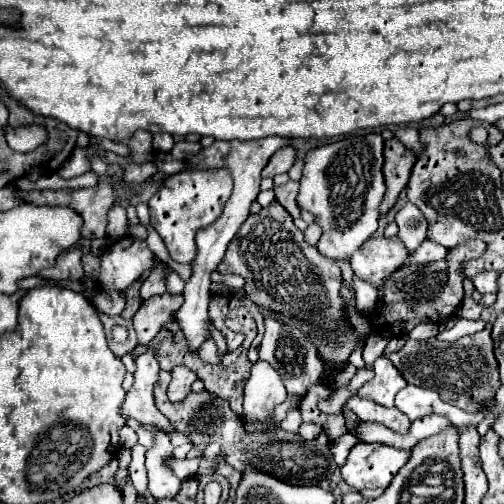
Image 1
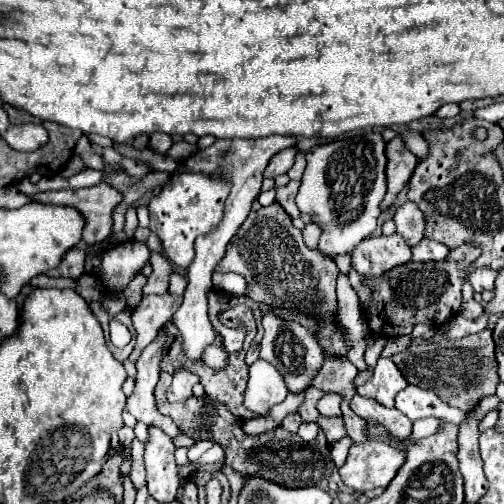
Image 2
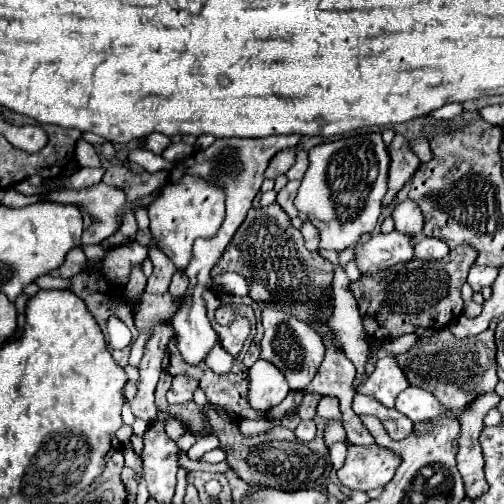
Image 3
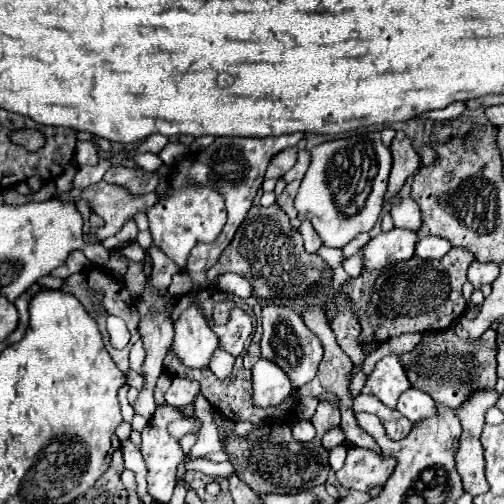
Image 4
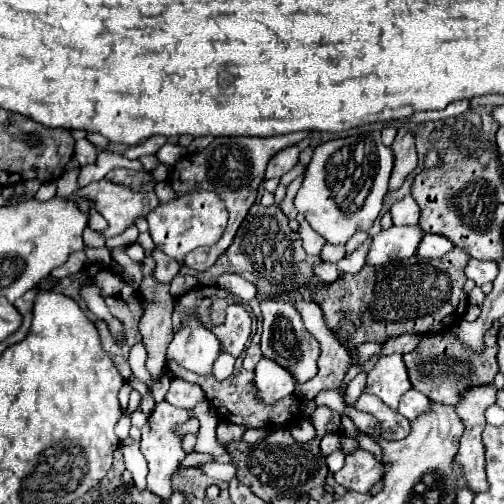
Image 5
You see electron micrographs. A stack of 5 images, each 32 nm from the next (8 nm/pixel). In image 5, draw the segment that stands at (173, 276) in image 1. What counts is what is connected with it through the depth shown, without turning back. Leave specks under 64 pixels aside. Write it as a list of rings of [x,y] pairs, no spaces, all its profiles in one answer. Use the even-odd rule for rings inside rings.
[[[175,276],[170,284],[170,293],[174,298],[178,298],[196,286],[198,286],[198,280],[194,276]]]

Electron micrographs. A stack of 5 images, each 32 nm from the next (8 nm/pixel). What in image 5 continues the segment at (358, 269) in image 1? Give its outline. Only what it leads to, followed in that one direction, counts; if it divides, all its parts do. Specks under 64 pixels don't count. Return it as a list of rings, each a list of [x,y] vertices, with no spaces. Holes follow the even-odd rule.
[[[392,226],[388,230],[380,230],[374,236],[372,248],[368,252],[368,264],[378,266],[396,258],[410,258],[416,254],[416,248],[422,240],[420,226]]]

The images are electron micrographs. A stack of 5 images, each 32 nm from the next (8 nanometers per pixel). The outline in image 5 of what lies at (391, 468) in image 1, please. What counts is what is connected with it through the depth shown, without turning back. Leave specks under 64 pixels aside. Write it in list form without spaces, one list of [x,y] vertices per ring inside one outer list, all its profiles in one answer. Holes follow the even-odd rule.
[[[356,450],[346,456],[344,468],[334,474],[334,480],[354,492],[368,492],[384,474],[384,464],[376,462],[374,456],[366,450]]]

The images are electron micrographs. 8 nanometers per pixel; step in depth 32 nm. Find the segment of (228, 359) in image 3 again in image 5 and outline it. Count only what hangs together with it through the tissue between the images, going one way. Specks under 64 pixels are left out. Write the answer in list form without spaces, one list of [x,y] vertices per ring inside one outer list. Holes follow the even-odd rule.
[[[222,352],[218,356],[218,360],[214,362],[214,376],[216,376],[216,380],[220,380],[220,382],[226,380],[228,376],[232,376],[232,370],[234,370],[234,358],[230,354]]]

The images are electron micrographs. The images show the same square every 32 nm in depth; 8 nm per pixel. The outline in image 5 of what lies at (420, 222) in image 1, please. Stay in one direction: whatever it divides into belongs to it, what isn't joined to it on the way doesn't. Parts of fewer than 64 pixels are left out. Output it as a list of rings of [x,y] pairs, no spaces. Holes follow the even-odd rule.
[[[404,196],[402,200],[394,202],[390,212],[392,212],[392,220],[396,226],[418,224],[418,218],[420,218],[420,208],[418,208],[416,200],[412,200],[412,196]]]

